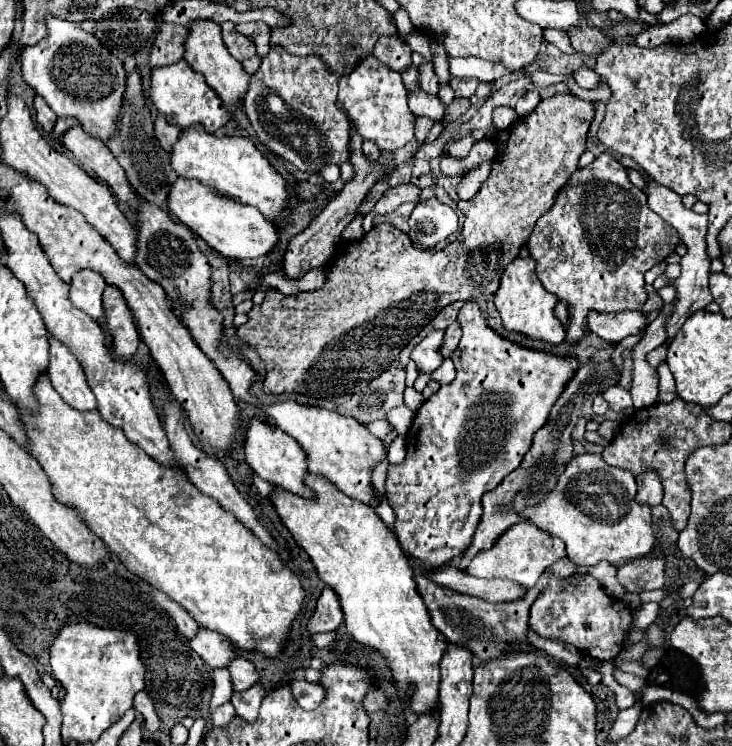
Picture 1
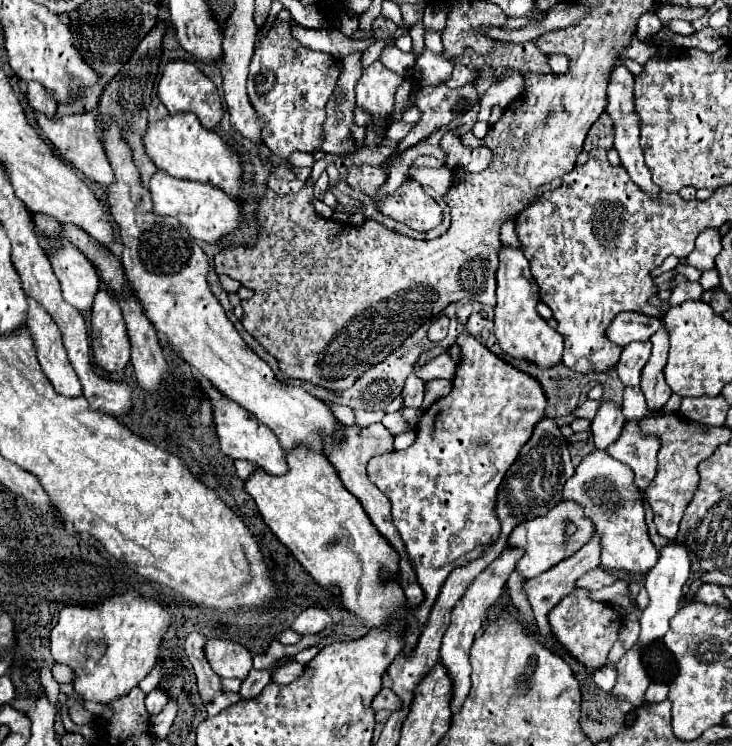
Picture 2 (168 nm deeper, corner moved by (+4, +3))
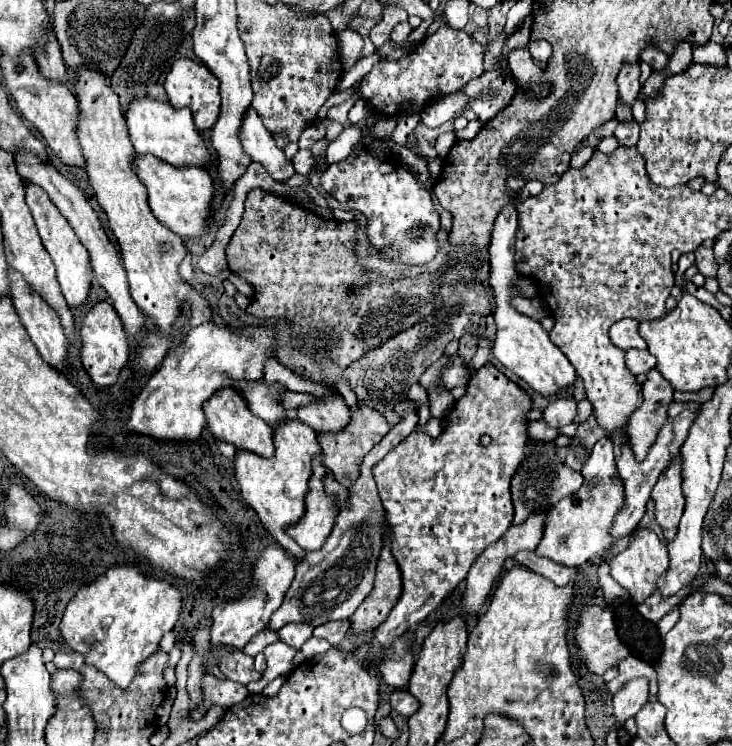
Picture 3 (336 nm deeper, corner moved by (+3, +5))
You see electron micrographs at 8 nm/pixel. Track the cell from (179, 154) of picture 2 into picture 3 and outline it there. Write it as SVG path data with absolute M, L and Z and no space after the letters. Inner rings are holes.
M149 96L133 100L125 112L131 144L137 154L153 154L173 166L205 166L209 162L209 150L193 124L189 108L175 110L169 102L153 100Z

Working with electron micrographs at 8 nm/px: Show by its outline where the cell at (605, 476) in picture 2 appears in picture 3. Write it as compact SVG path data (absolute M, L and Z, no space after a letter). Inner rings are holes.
M633 530L631 546L611 560L611 576L629 592L633 602L641 604L657 590L657 576L661 576L669 568L669 552L667 544L657 538L651 530Z

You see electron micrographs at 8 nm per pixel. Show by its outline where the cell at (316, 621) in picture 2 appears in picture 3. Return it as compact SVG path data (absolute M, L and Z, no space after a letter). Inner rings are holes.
M285 624L279 632L279 640L295 650L299 650L313 634L313 626L309 624Z

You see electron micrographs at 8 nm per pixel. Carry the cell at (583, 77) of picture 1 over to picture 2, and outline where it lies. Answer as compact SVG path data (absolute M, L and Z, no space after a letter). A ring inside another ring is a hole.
M550 54L548 56L548 64L554 70L554 74L566 74L570 70L568 56L564 56L564 54Z

